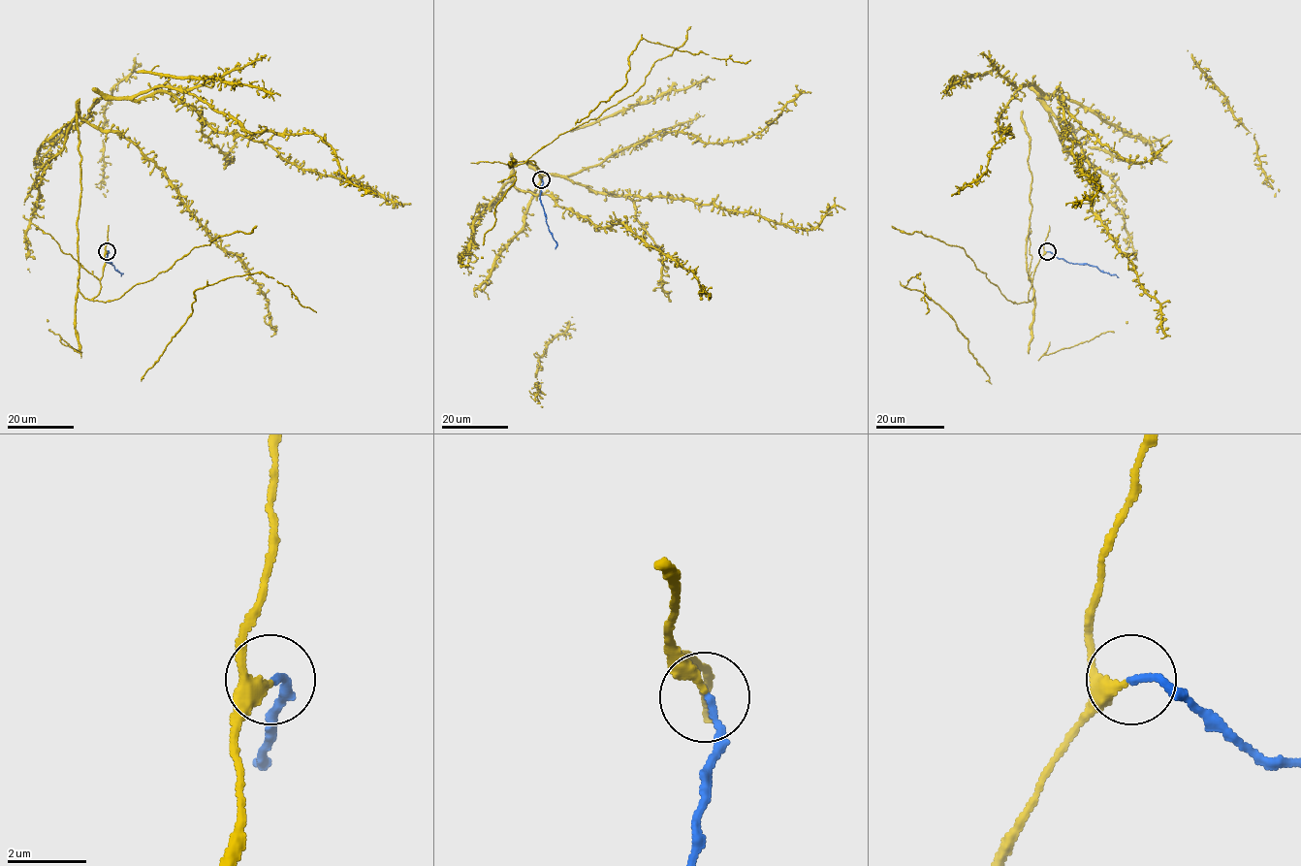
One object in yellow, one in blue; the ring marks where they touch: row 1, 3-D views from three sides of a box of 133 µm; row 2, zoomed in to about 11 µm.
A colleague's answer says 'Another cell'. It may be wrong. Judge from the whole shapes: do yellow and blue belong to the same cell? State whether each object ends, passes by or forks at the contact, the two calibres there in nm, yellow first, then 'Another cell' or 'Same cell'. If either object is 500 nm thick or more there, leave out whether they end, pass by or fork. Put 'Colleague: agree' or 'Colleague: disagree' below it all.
At the ring yellow passes by. At the ring blue ends. Thickness 240 nm (yellow) against 170 nm. Same cell
Colleague: disagree

